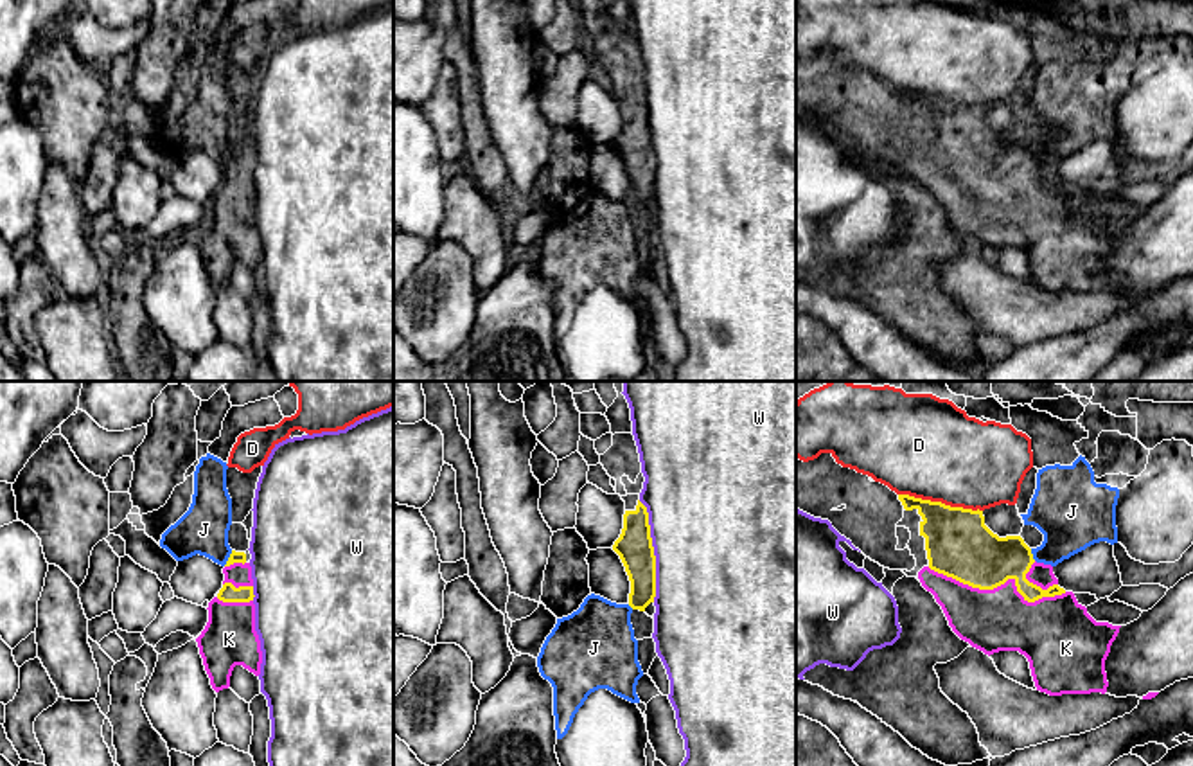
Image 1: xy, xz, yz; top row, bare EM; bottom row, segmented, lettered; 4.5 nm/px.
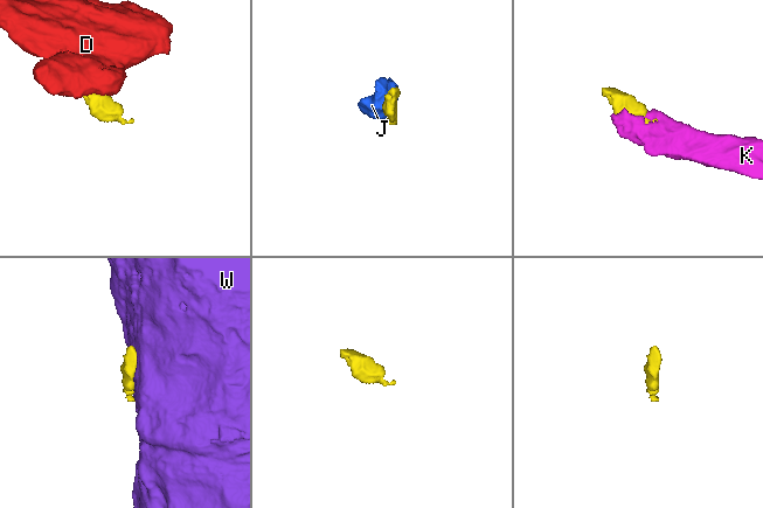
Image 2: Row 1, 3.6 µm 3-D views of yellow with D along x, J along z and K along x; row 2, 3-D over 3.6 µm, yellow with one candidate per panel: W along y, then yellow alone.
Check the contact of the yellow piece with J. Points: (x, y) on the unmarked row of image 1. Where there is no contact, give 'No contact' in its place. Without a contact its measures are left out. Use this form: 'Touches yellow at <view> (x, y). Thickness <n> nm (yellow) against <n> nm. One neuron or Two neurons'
Touches yellow at xy (229, 155). Thickness 50 nm (yellow) against 220 nm. Two neurons

